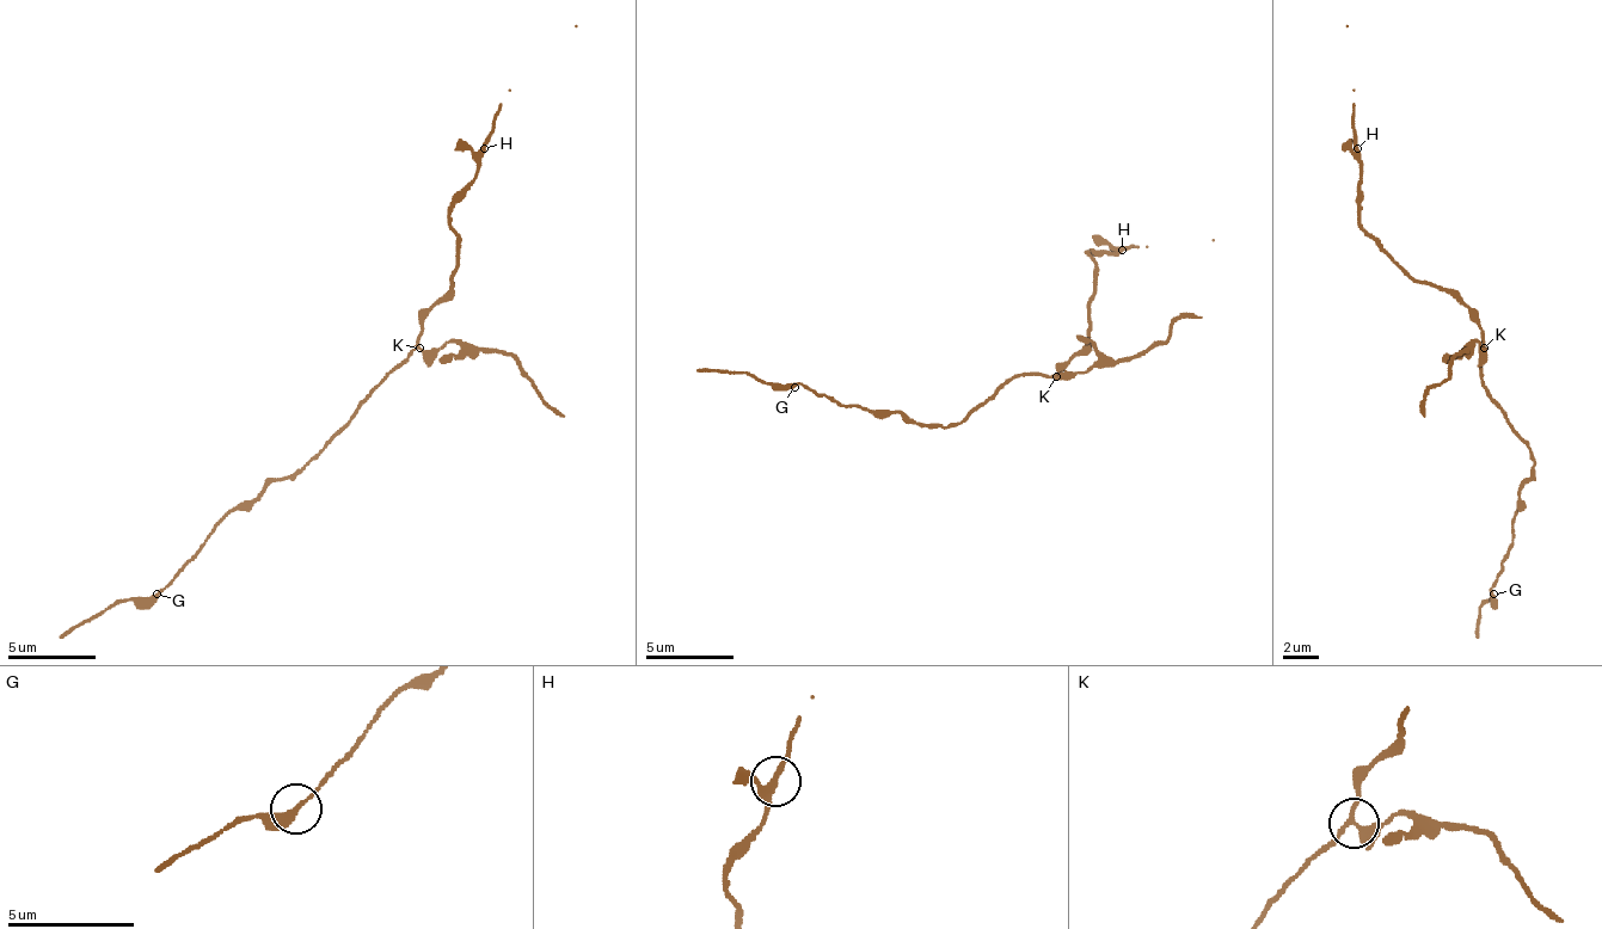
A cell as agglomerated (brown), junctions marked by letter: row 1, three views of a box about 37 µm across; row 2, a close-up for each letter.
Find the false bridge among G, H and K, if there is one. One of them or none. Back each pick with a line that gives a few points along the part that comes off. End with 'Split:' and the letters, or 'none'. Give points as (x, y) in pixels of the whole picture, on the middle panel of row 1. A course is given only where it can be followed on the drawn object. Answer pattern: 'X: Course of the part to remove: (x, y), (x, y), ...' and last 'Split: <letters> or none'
K: Course of the part to remove: (1055, 377), (1094, 364), (1143, 356), (1183, 317), (1201, 317)
Split: K

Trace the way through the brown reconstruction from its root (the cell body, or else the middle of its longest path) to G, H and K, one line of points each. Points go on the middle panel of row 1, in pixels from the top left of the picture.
G: (1033, 374), (1016, 374), (945, 426), (870, 413), (816, 395), (799, 382), (795, 387)
H: (1033, 374), (1060, 374), (1086, 343), (1091, 294), (1094, 289), (1094, 263), (1086, 254), (1117, 254), (1122, 250)
K: (1033, 374), (1055, 377)

